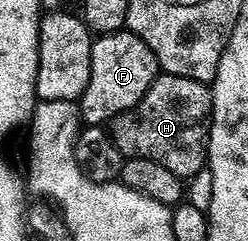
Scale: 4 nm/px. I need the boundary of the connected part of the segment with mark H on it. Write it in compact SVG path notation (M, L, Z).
M159 74L148 93L132 109L120 113L108 124L108 134L126 159L148 157L189 181L207 166L206 145L210 141L212 91L200 81L179 75Z

